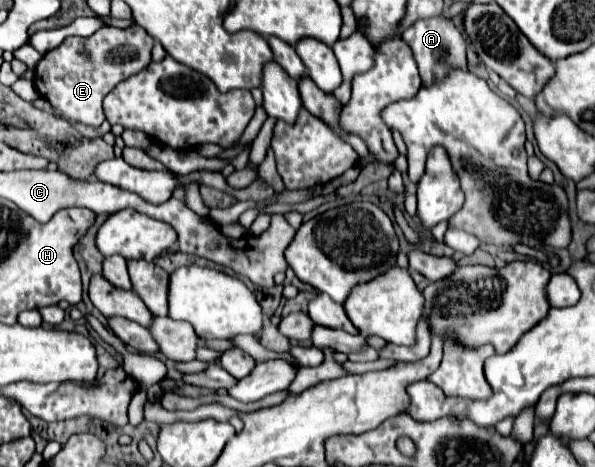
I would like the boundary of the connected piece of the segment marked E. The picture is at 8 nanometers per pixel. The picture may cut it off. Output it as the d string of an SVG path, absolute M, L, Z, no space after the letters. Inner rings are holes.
M133 25L131 31L103 27L89 39L67 37L59 47L43 55L41 63L35 69L35 87L39 95L51 103L59 119L67 121L69 125L83 123L97 129L105 121L105 95L131 73L137 73L151 63L151 47L153 37L139 25ZM127 53L131 53L131 63L127 61ZM139 63L143 63L143 67L135 69L135 65Z

